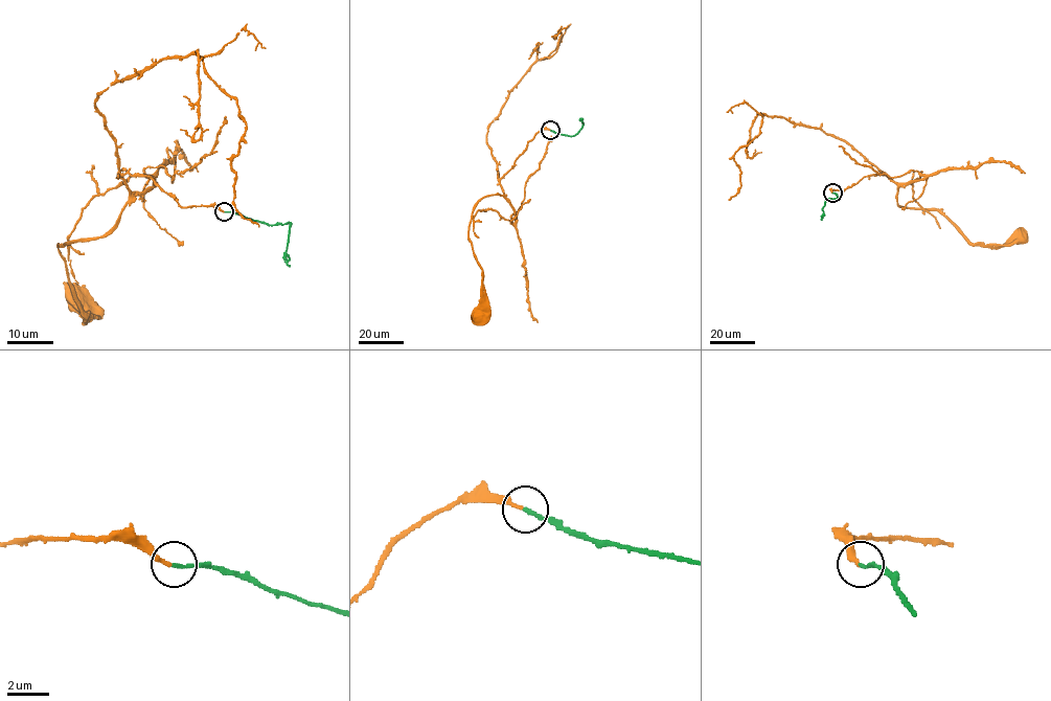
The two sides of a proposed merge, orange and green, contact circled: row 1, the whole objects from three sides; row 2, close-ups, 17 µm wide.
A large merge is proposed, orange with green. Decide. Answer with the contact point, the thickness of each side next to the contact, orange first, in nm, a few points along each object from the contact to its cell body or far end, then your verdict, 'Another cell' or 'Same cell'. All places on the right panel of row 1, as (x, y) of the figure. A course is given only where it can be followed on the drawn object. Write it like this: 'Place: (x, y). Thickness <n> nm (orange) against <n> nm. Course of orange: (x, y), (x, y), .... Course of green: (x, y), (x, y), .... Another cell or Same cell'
Place: (832, 193). Thickness 180 nm (orange) against 160 nm. Course of orange: (832, 193), (864, 177), (887, 175), (897, 185), (897, 204), (940, 211), (972, 243), (1002, 247), (1020, 239). Course of green: (832, 193), (839, 199), (825, 201), (822, 220). Same cell

